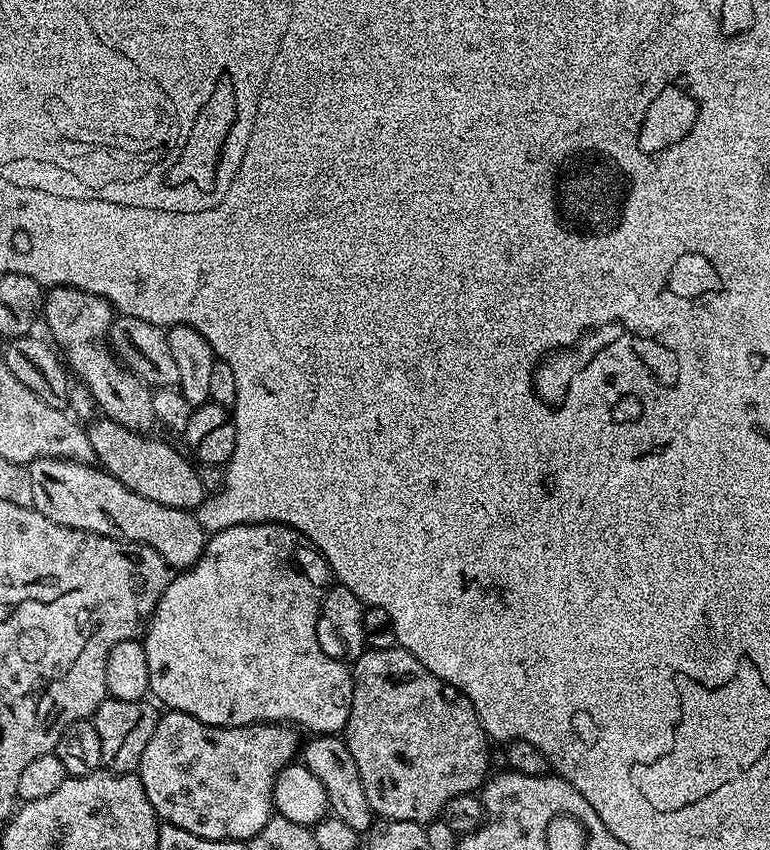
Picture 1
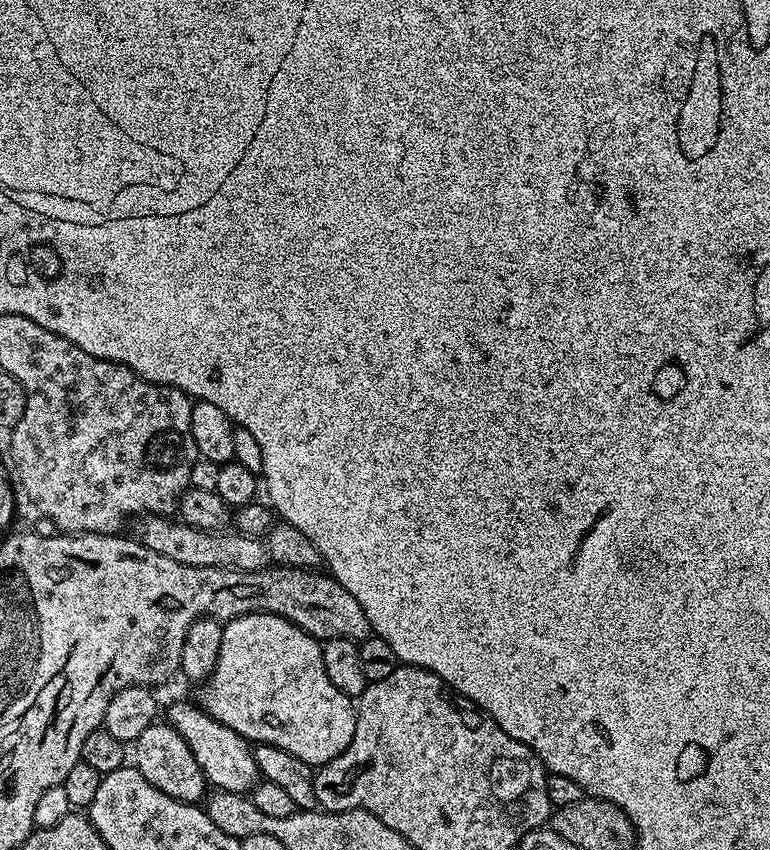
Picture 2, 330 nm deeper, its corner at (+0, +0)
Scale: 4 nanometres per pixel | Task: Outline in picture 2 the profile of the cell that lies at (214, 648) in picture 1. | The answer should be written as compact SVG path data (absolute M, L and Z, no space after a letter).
M269 612L235 616L224 624L218 662L199 688L198 704L207 716L222 722L222 726L230 726L230 730L249 742L278 746L313 766L338 758L338 754L350 746L350 738L354 738L356 704L353 697L342 694L326 675L326 666L322 666L321 641L294 626L294 622Z

